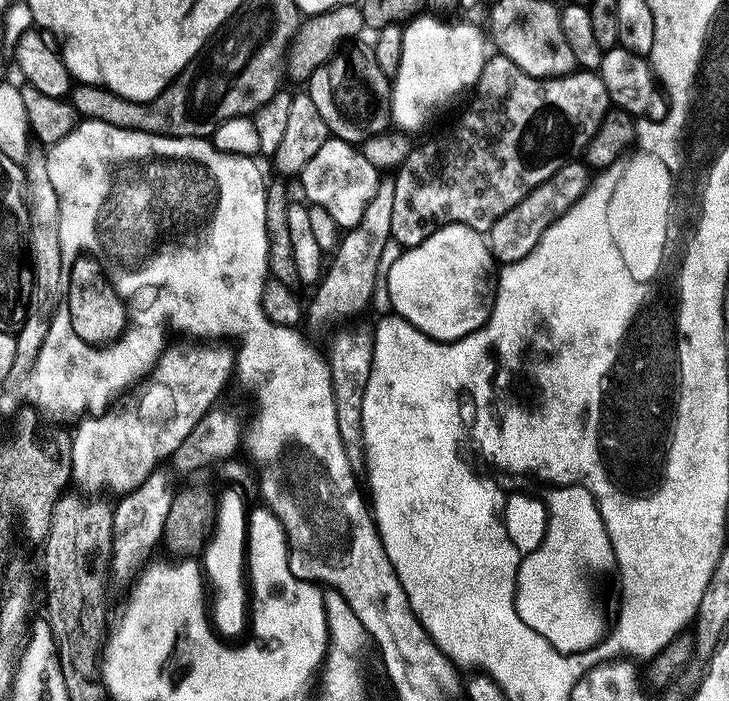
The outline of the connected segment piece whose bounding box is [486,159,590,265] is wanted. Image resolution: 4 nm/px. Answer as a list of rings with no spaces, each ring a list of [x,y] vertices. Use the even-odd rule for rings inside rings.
[[[574,159],[559,168],[549,180],[530,190],[530,194],[526,194],[526,198],[522,198],[518,206],[506,210],[506,214],[502,214],[502,218],[498,218],[498,222],[494,222],[494,226],[486,233],[493,261],[506,265],[526,258],[526,254],[530,254],[530,250],[538,246],[542,234],[546,234],[549,226],[558,218],[562,218],[562,214],[566,214],[566,210],[570,210],[570,206],[574,206],[578,198],[582,198],[589,183],[590,169],[587,163]]]

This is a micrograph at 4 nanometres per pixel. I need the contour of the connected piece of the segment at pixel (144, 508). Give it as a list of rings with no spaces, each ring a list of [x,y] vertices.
[[[157,470],[150,473],[145,480],[133,490],[123,493],[120,501],[115,501],[112,510],[112,566],[110,576],[120,584],[131,585],[139,577],[142,569],[149,563],[152,551],[164,538],[166,514],[170,514],[170,502],[174,495],[172,480]]]

